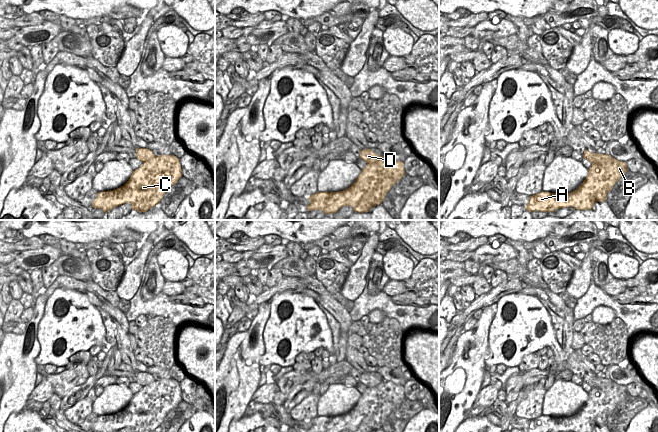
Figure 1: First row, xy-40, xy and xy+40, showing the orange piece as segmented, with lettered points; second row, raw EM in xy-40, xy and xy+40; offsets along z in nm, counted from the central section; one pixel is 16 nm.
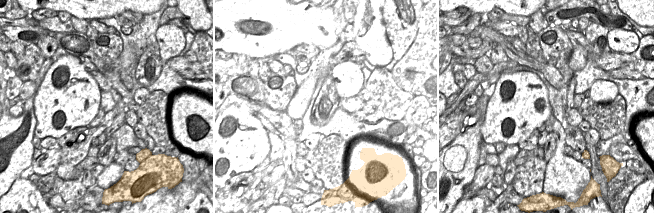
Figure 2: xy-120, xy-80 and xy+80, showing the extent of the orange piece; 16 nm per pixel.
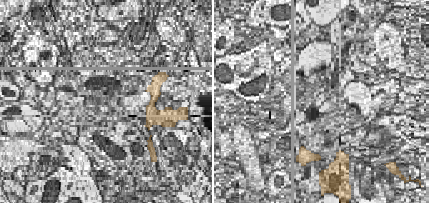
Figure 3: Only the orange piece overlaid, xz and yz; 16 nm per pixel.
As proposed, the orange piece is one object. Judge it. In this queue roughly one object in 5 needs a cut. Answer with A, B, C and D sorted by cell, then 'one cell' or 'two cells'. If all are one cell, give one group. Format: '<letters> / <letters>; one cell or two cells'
A B C / D; two cells

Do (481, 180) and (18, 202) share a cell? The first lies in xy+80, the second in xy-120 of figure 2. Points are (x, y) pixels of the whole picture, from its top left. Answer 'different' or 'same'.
different

